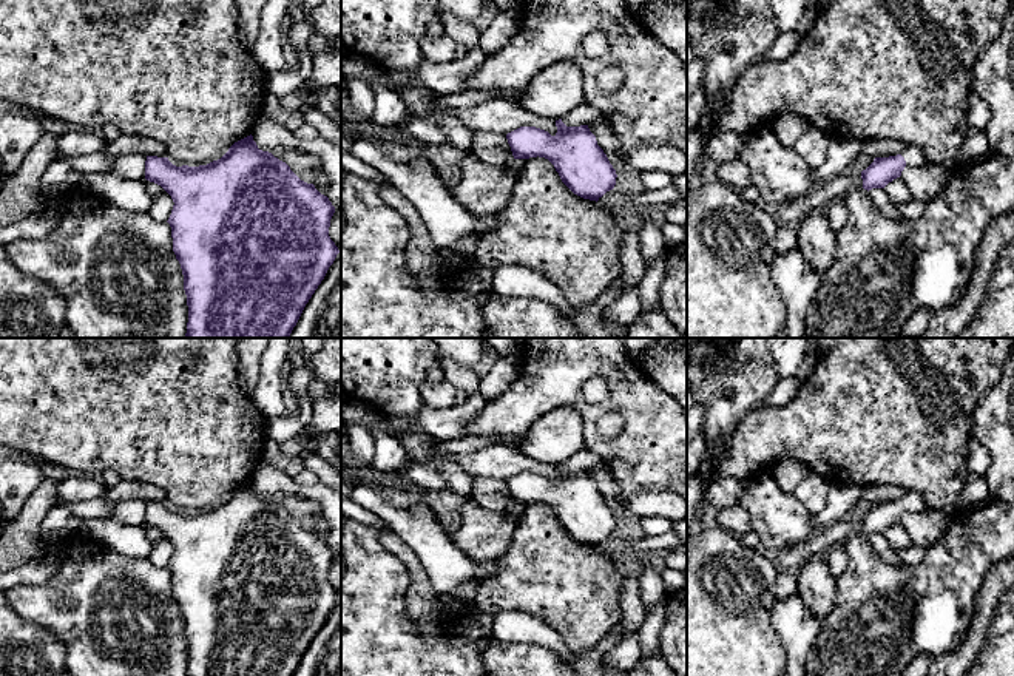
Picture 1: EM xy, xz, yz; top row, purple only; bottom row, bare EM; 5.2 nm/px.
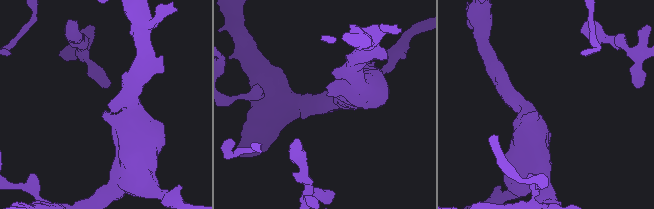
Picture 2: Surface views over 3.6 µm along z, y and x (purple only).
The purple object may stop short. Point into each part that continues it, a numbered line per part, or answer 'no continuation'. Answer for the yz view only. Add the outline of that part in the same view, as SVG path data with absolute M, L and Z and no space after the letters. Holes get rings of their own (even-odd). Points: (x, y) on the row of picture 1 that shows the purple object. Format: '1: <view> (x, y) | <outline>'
1: yz (914, 156) | M906 147L901 156L906 161L906 167L921 167L929 164L924 151L915 147Z

